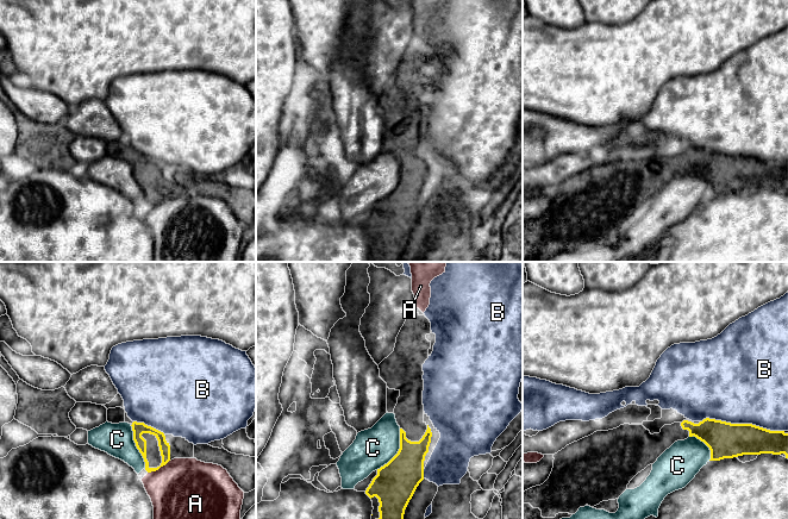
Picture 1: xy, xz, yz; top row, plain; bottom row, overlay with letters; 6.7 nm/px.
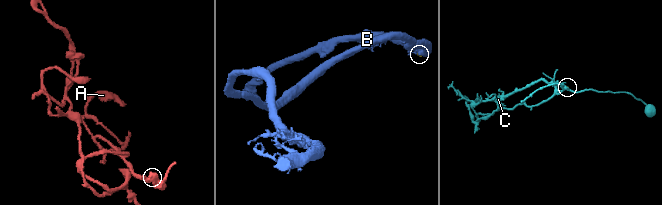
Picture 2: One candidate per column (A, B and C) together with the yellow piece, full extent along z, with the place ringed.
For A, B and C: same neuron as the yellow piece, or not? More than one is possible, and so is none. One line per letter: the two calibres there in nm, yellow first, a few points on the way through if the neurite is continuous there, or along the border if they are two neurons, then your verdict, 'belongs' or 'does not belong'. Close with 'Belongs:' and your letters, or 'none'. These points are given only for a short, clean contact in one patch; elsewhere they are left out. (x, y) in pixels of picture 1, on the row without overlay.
A: calibres 80 and 480 nm; border xy (169, 193), (157, 202), (148, 206); does not belong
B: calibres 240 and 500 nm; does not belong
C: calibres 280 and 260 nm; does not belong
Belongs: none

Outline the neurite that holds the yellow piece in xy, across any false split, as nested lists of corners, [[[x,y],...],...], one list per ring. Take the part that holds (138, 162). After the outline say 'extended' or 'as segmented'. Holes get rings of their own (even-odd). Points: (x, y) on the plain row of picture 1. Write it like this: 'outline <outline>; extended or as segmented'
outline [[[132,156],[133,174],[142,187],[148,206],[156,205],[170,194],[170,179],[163,165],[145,158]]]; extended

